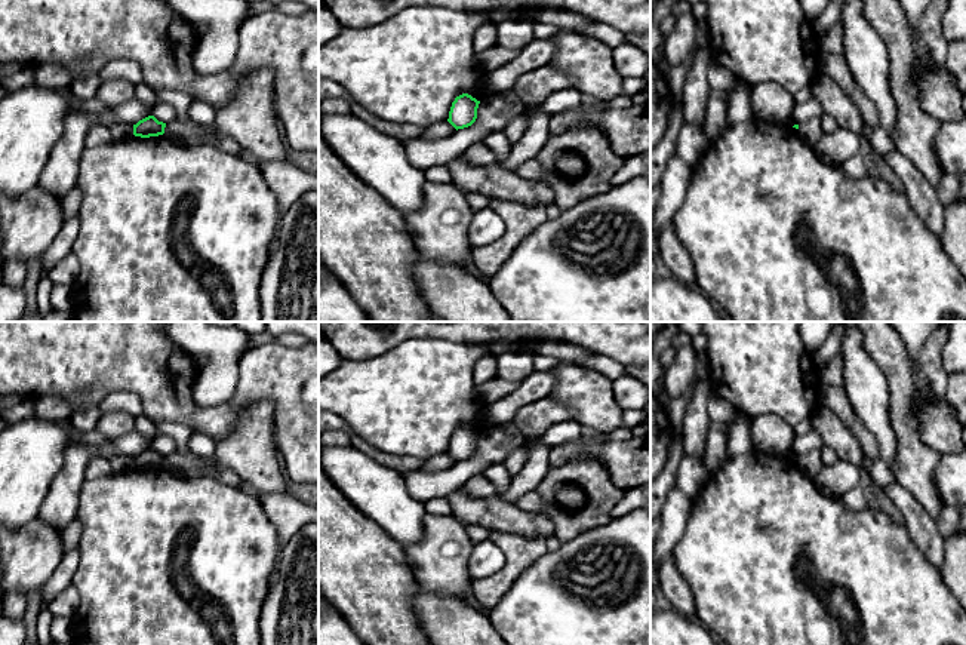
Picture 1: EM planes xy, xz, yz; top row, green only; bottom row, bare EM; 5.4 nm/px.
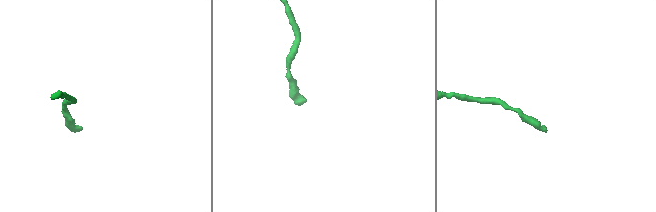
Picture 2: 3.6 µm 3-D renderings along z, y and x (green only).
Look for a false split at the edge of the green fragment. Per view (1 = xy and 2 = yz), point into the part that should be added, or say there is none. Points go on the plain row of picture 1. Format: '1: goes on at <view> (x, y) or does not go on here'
1: does not go on here
2: does not go on here

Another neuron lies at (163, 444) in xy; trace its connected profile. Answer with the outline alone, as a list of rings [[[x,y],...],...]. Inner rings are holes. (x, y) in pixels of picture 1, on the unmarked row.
[[[157,434],[153,448],[163,455],[172,455],[176,449],[175,439],[167,434]]]

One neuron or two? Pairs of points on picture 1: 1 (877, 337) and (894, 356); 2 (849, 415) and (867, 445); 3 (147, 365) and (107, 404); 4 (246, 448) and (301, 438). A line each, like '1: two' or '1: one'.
1: one
2: one
3: two
4: two

